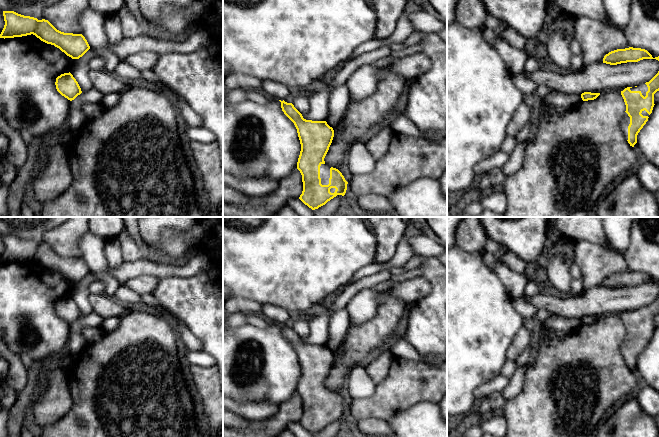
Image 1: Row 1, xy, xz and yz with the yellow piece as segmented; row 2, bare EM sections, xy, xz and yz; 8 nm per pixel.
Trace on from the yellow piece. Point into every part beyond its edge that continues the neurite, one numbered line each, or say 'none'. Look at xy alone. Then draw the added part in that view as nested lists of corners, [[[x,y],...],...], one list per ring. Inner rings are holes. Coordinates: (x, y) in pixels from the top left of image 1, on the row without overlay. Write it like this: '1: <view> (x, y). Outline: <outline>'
none

